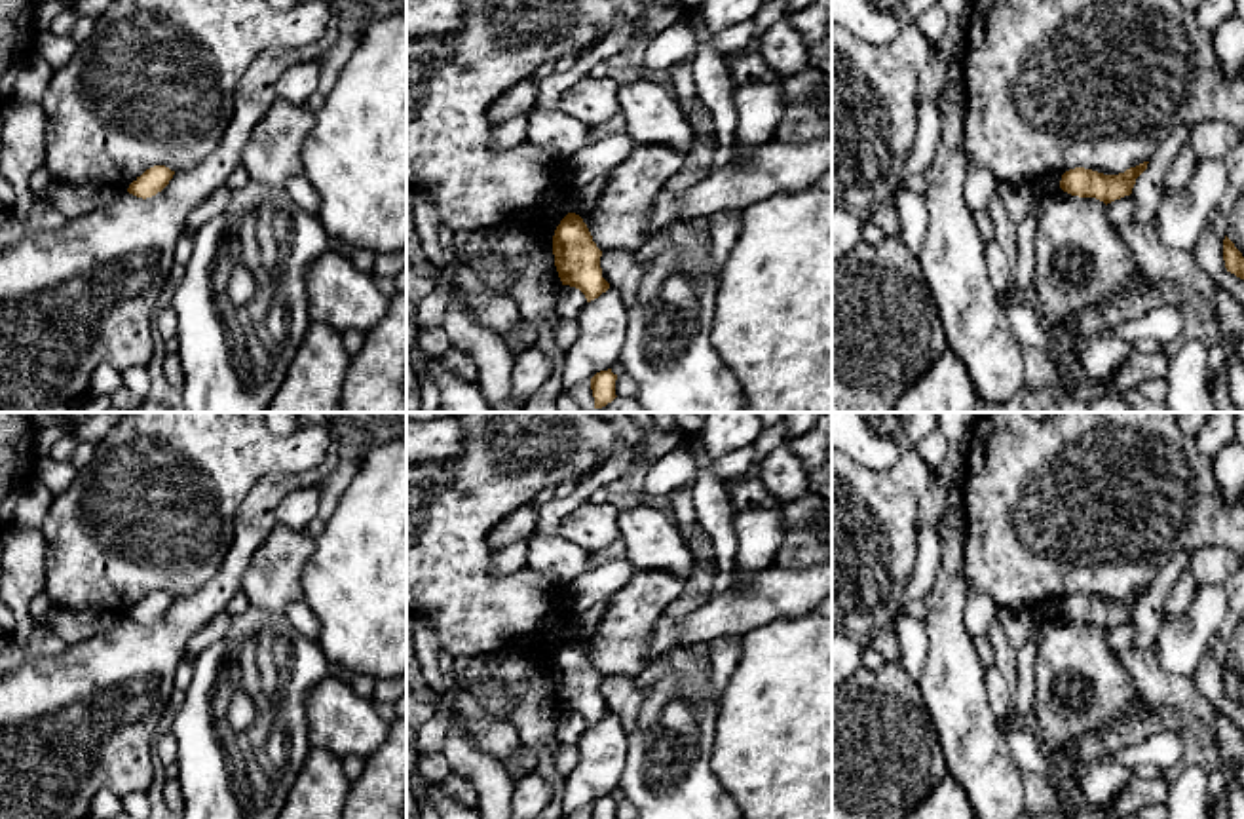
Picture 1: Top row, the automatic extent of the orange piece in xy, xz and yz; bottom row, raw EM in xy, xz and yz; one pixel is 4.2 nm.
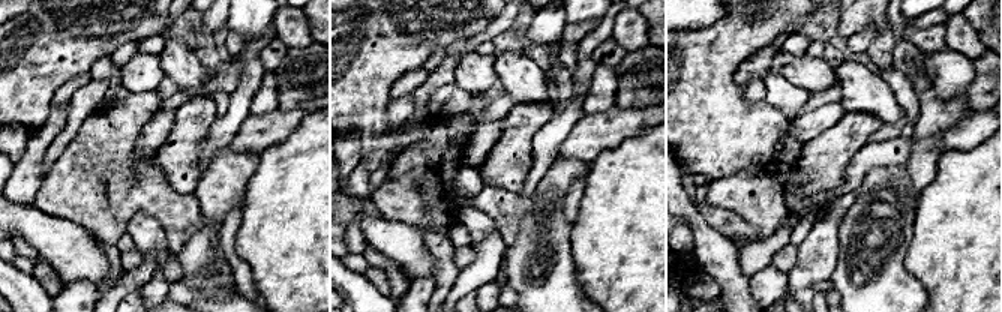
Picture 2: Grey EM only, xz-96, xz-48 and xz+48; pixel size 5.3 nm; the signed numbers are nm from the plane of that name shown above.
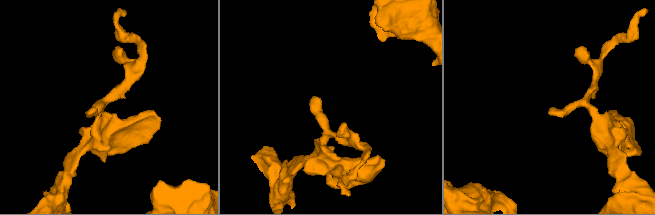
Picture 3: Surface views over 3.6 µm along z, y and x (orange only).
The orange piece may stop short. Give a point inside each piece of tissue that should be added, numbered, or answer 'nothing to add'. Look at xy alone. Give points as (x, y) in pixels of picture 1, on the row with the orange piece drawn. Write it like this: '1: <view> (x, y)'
nothing to add

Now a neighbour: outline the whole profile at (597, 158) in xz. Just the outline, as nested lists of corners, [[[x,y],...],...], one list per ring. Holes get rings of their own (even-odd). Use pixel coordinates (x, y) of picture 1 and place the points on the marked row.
[[[627,131],[585,144],[579,152],[562,162],[570,184],[579,190],[600,175],[612,173],[631,156],[634,146]]]

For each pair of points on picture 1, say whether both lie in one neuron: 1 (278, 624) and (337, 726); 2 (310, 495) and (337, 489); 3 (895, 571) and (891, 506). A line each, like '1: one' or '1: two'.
1: two
2: two
3: one

